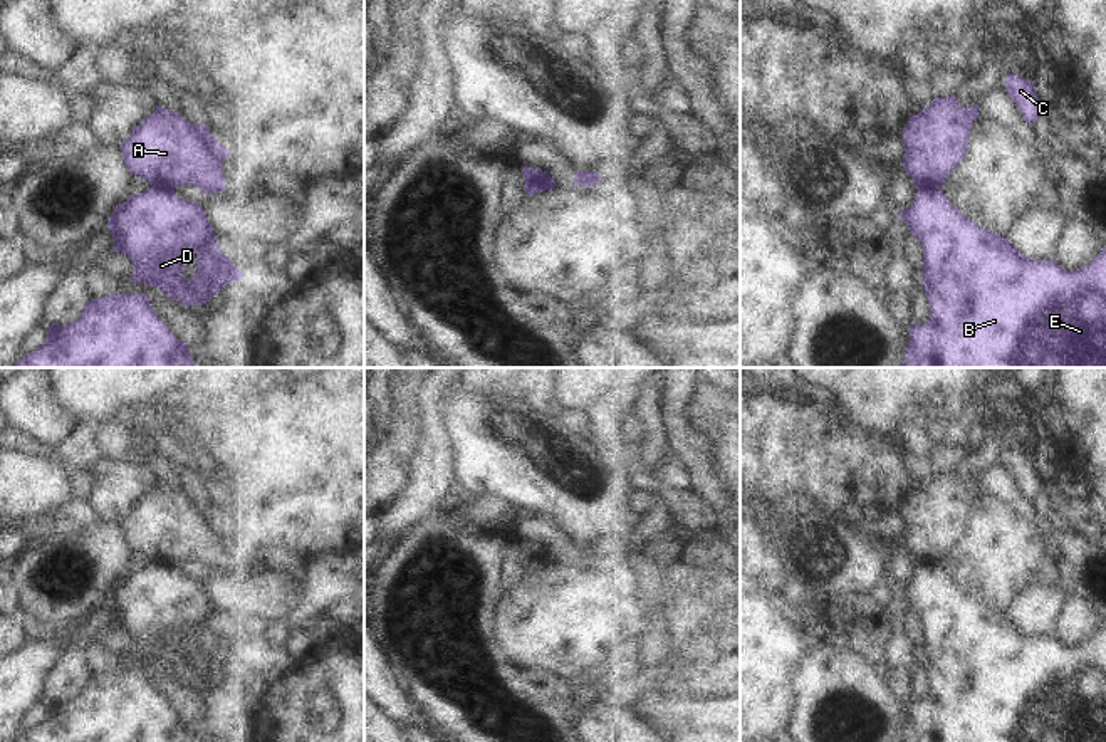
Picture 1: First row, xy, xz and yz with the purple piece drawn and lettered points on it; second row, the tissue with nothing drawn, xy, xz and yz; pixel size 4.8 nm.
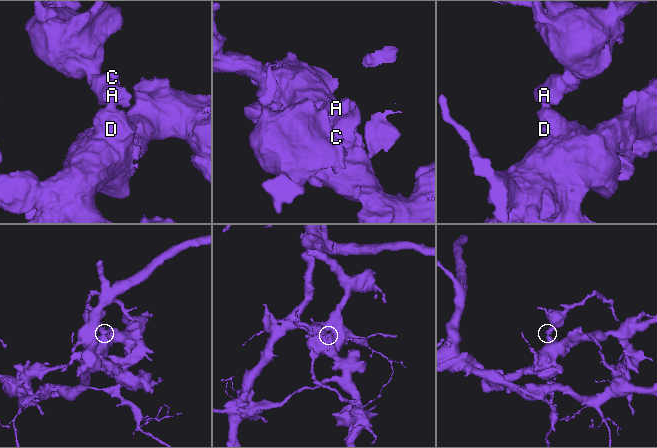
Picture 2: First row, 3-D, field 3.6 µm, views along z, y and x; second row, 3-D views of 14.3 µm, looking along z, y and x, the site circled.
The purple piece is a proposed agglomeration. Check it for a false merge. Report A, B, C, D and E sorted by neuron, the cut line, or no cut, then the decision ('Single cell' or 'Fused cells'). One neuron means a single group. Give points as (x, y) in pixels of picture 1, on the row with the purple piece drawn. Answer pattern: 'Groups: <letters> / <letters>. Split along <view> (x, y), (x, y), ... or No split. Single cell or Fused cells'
Groups: A C / B D E. Split along xy (151, 185), (173, 190). Fused cells.

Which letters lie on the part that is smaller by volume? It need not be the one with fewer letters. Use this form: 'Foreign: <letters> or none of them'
Foreign: A, C

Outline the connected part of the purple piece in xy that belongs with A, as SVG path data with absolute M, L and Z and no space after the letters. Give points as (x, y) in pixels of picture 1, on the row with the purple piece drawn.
M159 104L133 129L121 153L129 173L151 186L195 185L201 195L227 188L222 165L228 149L211 136L208 124L190 124Z

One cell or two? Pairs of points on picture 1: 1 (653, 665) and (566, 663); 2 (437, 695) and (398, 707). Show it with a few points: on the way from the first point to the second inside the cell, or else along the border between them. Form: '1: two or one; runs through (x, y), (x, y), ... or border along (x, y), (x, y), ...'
1: one; runs through (631, 665), (625, 668), (588, 668)
2: two; border along (405, 694), (415, 705), (420, 719)

